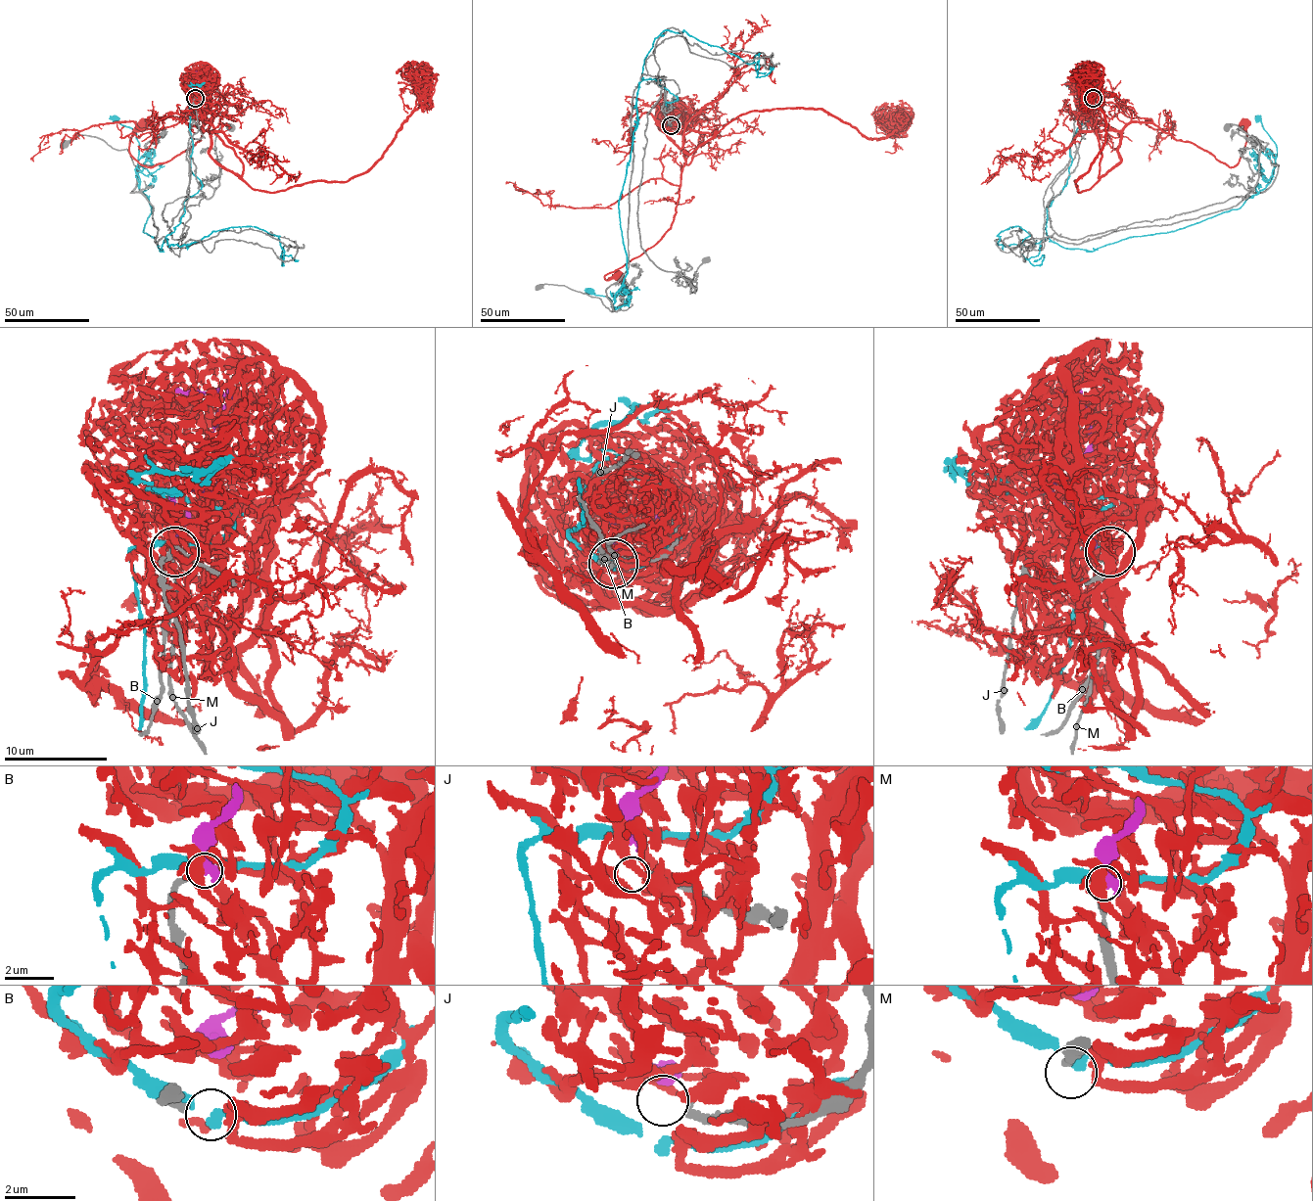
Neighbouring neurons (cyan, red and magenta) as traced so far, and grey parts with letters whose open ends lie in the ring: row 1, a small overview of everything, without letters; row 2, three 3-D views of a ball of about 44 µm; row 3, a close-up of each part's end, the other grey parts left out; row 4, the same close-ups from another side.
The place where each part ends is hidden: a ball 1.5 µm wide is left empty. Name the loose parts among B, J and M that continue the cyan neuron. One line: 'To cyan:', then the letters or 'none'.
To cyan: none

